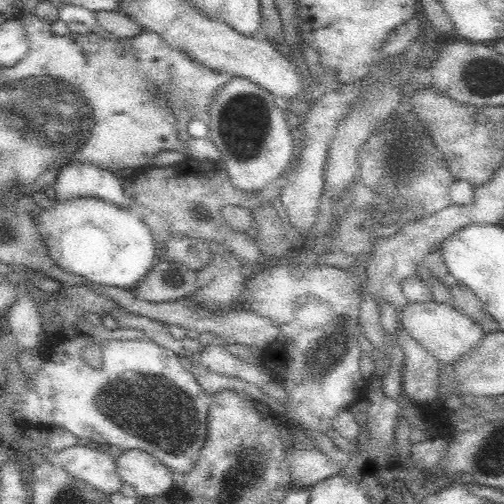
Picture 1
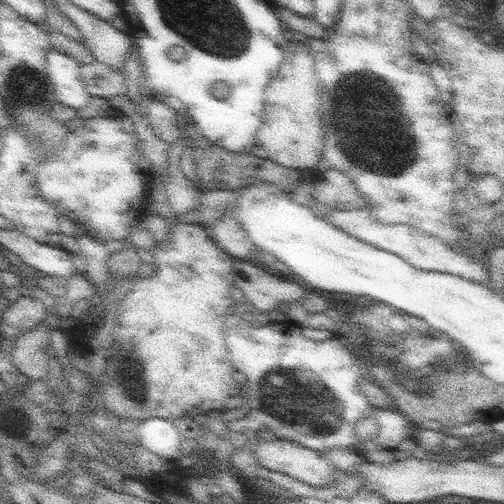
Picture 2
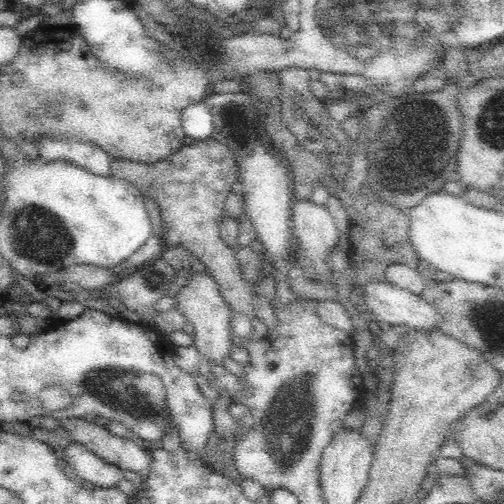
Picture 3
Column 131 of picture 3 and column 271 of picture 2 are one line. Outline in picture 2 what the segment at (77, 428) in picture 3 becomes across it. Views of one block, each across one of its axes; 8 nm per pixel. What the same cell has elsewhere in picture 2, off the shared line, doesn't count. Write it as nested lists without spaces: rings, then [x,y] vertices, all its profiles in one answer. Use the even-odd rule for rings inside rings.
[[[281,438],[275,440],[257,440],[255,458],[269,472],[279,472],[293,480],[305,482],[309,486],[325,486],[331,482],[331,476],[337,468],[323,454],[305,448],[297,442],[287,442]]]

